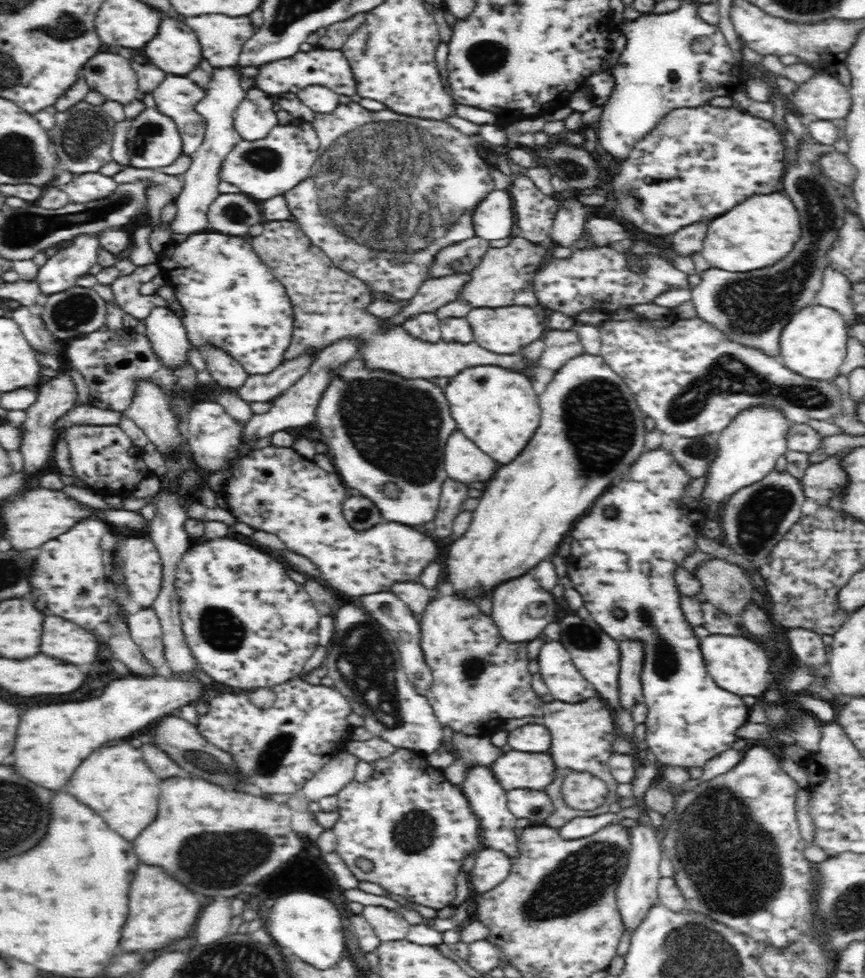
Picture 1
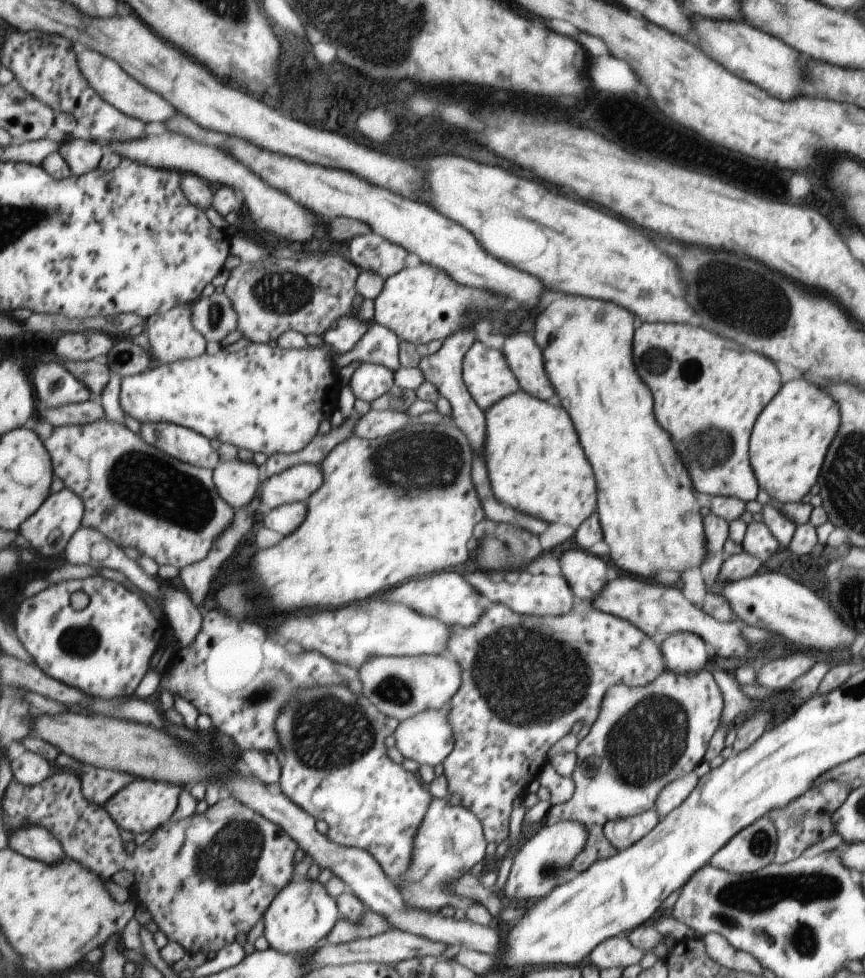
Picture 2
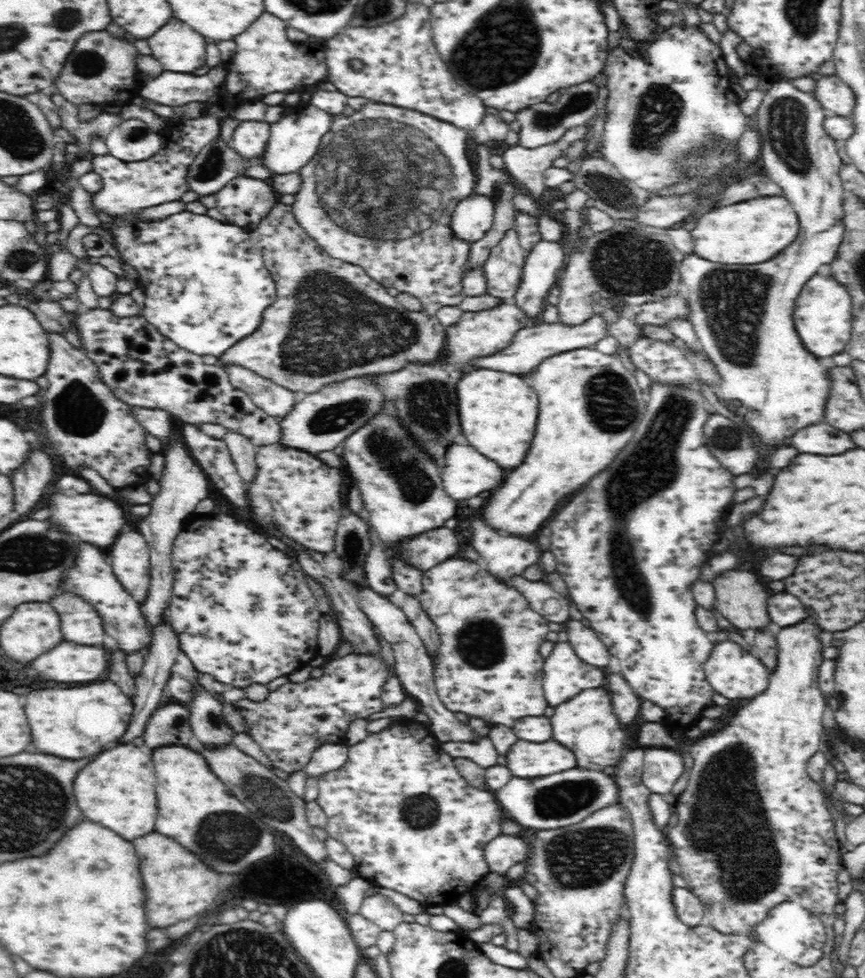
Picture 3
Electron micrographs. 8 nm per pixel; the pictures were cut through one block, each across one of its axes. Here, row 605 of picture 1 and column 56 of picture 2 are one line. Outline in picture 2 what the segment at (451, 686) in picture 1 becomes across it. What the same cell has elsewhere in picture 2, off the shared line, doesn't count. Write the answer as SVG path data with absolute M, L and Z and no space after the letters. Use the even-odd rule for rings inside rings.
M104 418L104 420L99 420L92 424L58 426L54 428L52 436L45 440L45 443L46 446L50 446L50 454L53 454L54 472L62 479L65 488L73 490L76 494L81 495L81 497L85 499L86 512L83 526L86 526L86 528L97 528L102 534L105 534L110 540L114 540L114 542L117 542L120 546L137 548L142 555L156 560L158 564L171 564L179 569L183 569L190 566L190 564L194 564L194 562L198 563L202 562L202 560L206 560L206 558L210 556L212 548L216 546L216 542L218 542L222 534L225 534L226 530L234 524L234 518L237 517L235 508L230 506L230 503L226 502L225 498L222 498L218 486L216 486L215 469L190 464L179 458L170 456L157 446L146 442L146 439L141 434L138 434L137 431L130 430L128 425Z

